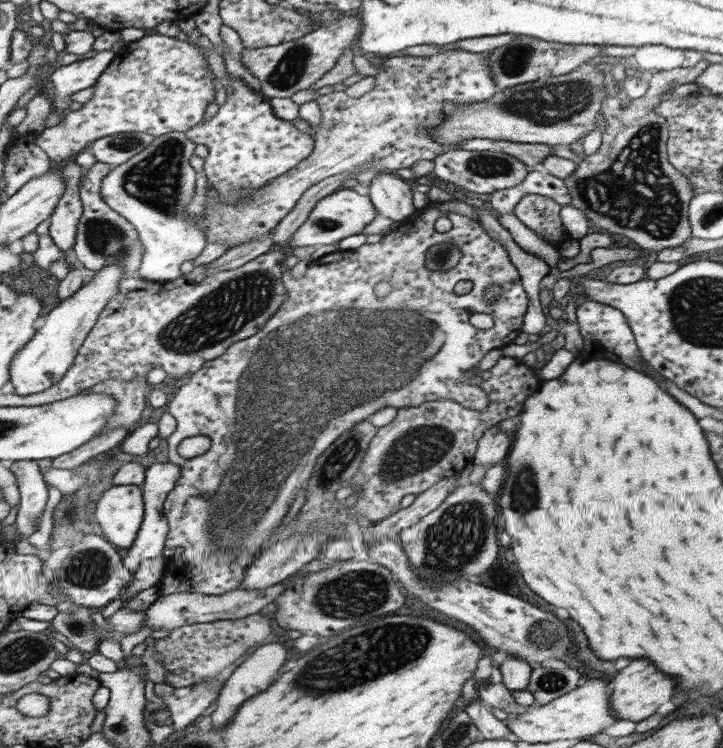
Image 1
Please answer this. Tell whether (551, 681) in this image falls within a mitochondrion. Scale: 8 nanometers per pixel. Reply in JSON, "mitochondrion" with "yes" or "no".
{"mitochondrion":"yes"}

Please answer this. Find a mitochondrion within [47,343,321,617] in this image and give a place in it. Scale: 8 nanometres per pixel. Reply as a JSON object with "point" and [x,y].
{"point":[91,568]}

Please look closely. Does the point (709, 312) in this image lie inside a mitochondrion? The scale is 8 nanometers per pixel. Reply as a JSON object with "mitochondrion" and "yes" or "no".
{"mitochondrion":"yes"}

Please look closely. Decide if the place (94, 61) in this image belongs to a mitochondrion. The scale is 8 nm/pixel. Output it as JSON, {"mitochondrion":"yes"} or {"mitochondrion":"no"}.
{"mitochondrion":"no"}

